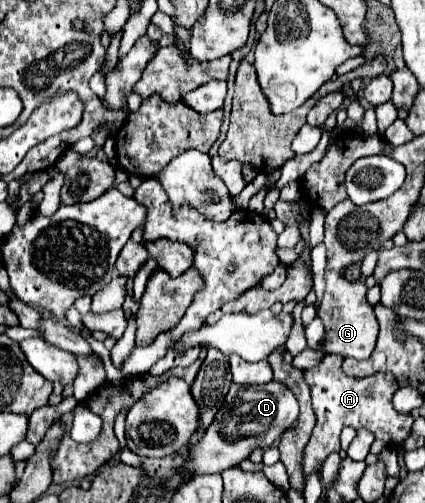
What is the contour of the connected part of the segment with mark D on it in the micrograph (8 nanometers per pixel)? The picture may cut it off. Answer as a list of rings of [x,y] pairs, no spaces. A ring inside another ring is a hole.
[[[277,381],[255,385],[255,387],[239,387],[233,385],[215,415],[215,421],[209,429],[195,441],[187,451],[187,473],[189,475],[205,475],[205,473],[219,473],[233,465],[239,465],[243,459],[251,455],[253,449],[267,449],[275,445],[283,431],[299,415],[299,403],[295,395]]]

